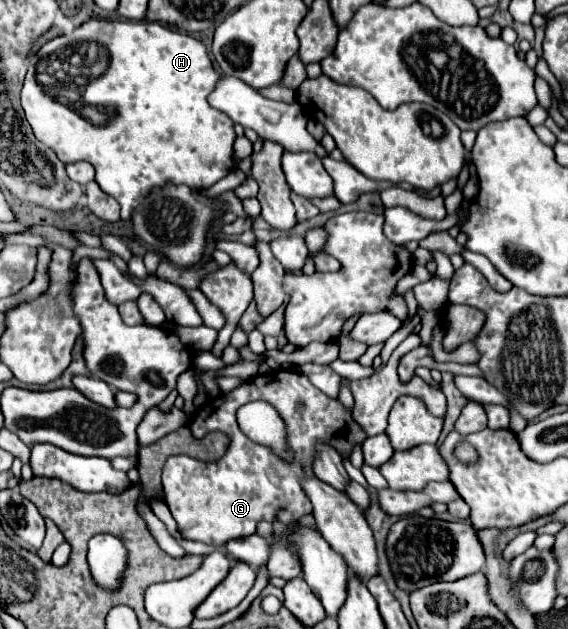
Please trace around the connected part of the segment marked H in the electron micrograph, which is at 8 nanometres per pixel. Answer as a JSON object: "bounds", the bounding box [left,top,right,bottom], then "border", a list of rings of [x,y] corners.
{"bounds":[21,20,251,220],"border":[[[143,20],[143,22],[115,22],[115,32],[71,32],[71,34],[57,36],[57,38],[49,40],[47,44],[41,46],[39,52],[31,54],[29,70],[25,76],[23,90],[21,90],[21,106],[25,110],[27,122],[33,128],[35,138],[39,142],[43,142],[45,146],[49,146],[63,164],[73,164],[73,162],[81,162],[81,160],[89,162],[97,170],[99,188],[119,202],[121,218],[131,220],[135,206],[139,202],[143,202],[155,186],[163,188],[165,184],[185,184],[191,190],[205,190],[205,188],[211,188],[221,178],[225,178],[233,168],[241,168],[243,172],[249,172],[249,164],[251,164],[249,158],[241,160],[239,164],[233,160],[233,142],[235,142],[233,122],[229,120],[229,116],[225,116],[223,112],[217,112],[207,102],[207,96],[209,96],[209,92],[213,92],[217,80],[219,80],[219,72],[213,68],[205,46],[199,40],[195,40],[193,36],[175,32],[171,28],[165,28],[161,24],[153,24],[147,20]]]}

